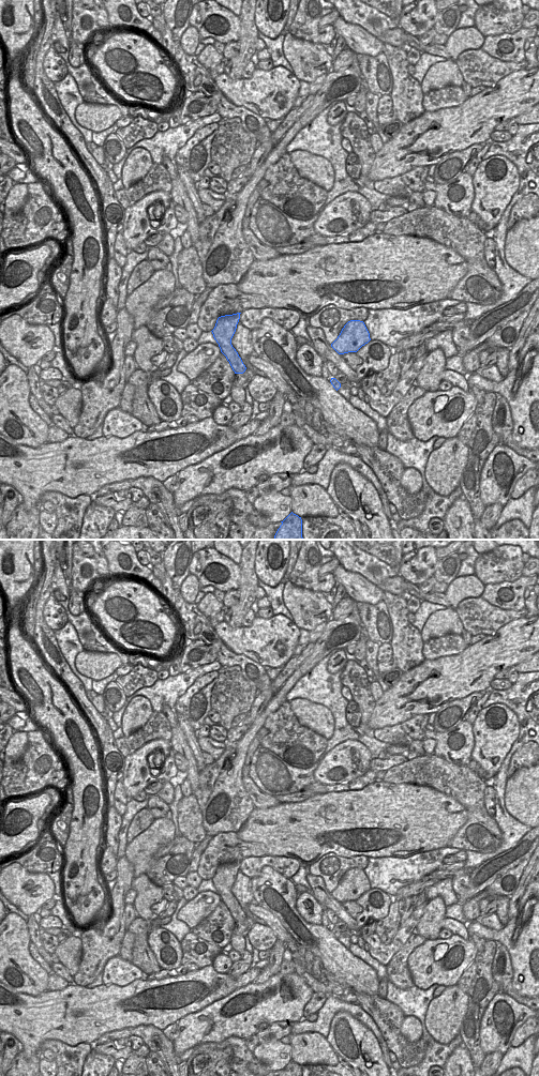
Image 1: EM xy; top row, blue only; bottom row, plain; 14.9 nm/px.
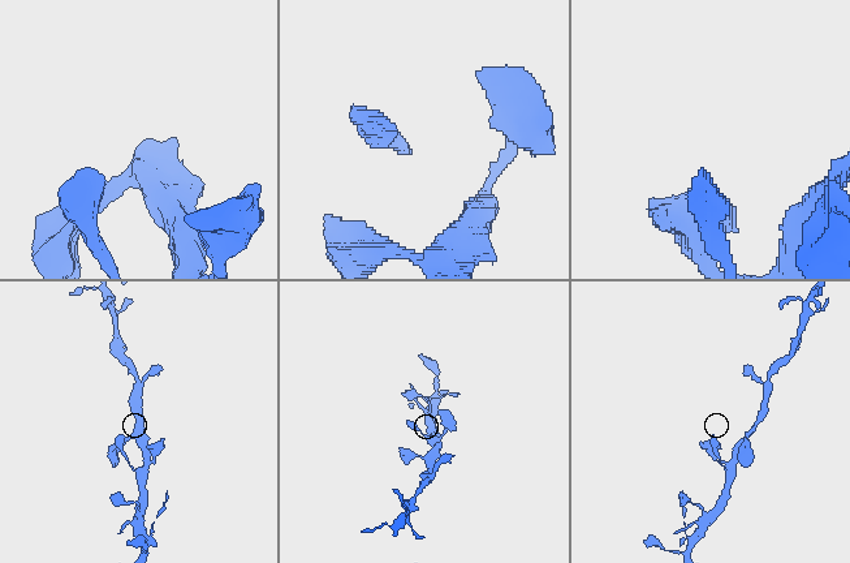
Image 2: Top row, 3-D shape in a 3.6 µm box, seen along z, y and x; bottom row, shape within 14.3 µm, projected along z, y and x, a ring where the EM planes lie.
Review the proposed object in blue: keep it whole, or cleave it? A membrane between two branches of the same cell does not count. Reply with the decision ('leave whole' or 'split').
leave whole

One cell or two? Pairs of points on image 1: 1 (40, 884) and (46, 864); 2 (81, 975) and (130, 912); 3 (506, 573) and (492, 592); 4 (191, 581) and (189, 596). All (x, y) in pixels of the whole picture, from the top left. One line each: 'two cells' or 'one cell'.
1: two cells
2: two cells
3: two cells
4: one cell

